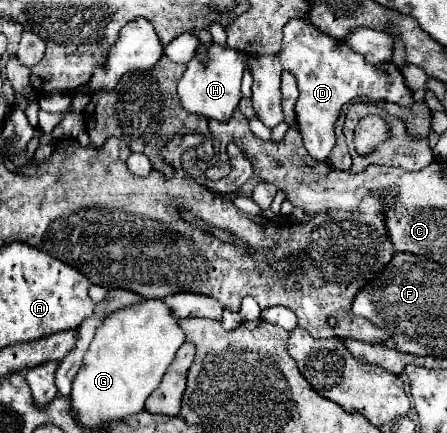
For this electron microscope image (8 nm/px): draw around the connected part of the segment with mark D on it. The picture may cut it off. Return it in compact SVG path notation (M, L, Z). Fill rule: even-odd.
M290 20L284 26L280 64L298 80L298 90L300 90L296 102L298 132L302 136L304 148L316 162L324 162L330 156L336 144L334 126L340 118L342 106L350 102L350 94L368 100L382 100L382 102L396 102L396 104L414 102L412 92L404 84L402 72L392 62L370 64L360 54L356 54L344 40L336 40L316 30L316 26L312 26L306 20Z

